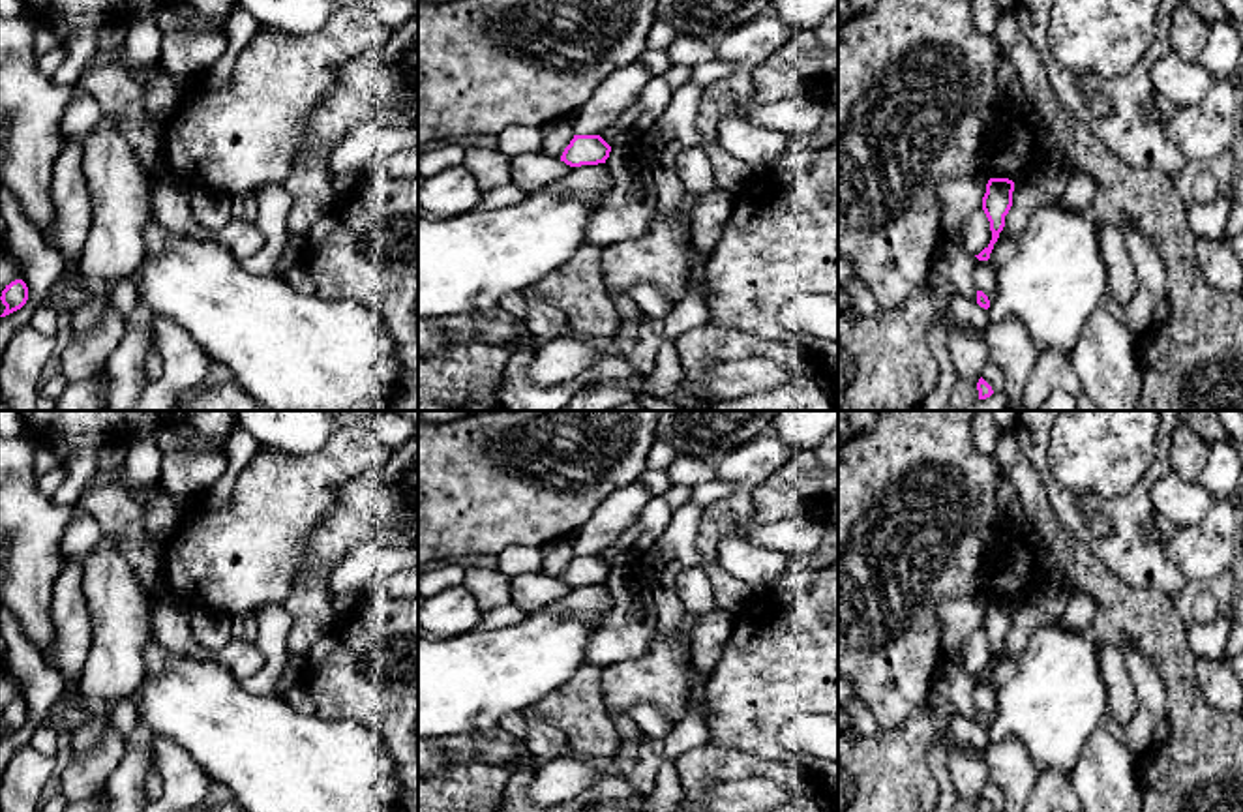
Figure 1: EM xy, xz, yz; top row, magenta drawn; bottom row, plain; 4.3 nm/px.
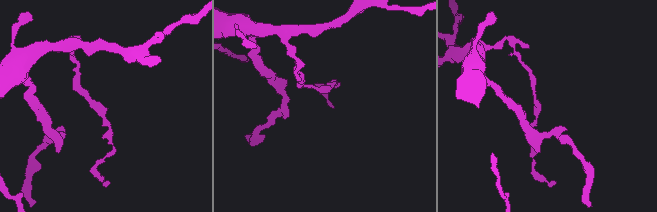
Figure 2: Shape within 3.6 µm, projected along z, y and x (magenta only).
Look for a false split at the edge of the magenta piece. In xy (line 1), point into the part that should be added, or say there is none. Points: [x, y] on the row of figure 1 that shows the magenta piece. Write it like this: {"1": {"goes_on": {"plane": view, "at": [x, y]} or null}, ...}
{"1": {"goes_on": null}}

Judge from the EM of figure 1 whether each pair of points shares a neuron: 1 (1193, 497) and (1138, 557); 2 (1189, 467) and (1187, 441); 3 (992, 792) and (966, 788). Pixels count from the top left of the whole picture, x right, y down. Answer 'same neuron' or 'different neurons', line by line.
1: different neurons
2: same neuron
3: different neurons

